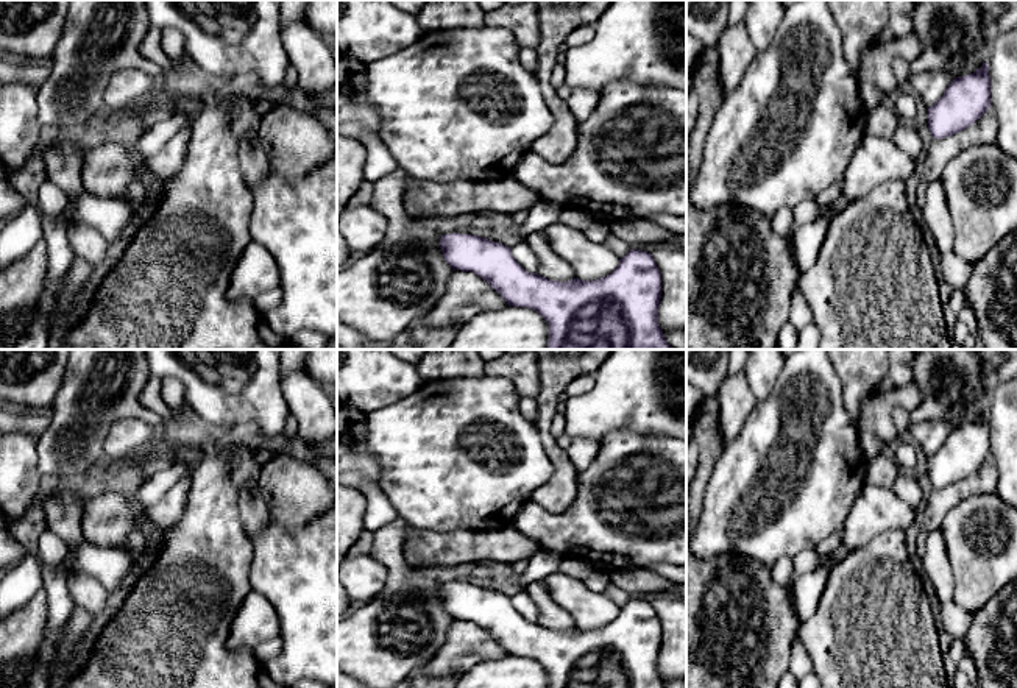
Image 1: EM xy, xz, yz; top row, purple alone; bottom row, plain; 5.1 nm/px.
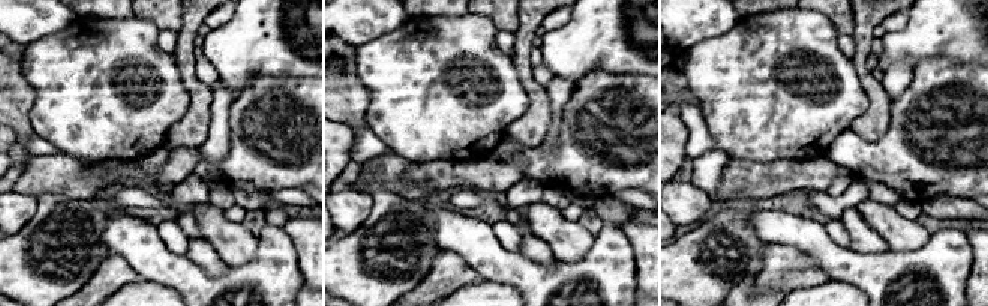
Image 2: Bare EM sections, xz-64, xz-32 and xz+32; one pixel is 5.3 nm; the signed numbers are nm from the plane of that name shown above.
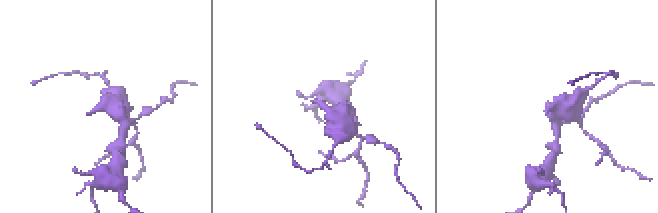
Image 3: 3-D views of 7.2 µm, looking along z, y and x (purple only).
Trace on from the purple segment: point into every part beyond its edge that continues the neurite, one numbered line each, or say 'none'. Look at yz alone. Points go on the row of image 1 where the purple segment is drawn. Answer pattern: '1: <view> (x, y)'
1: yz (921, 120)

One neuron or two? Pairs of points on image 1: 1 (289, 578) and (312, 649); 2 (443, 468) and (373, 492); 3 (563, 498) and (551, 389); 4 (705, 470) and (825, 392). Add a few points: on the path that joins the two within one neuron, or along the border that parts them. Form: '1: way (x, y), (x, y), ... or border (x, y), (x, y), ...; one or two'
1: way (306, 595), (312, 601), (312, 632); one
2: border (378, 482), (400, 518); two
3: way (563, 471), (562, 462), (546, 437), (546, 415); one
4: border (726, 445), (702, 498); two

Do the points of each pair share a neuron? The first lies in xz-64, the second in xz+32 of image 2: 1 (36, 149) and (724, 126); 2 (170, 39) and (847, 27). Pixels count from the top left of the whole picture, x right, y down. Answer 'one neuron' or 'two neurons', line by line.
1: two neurons
2: two neurons

